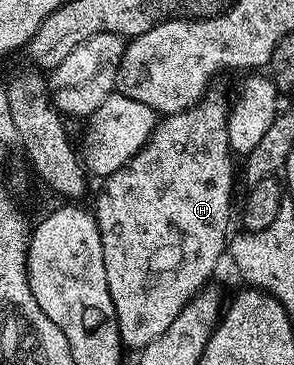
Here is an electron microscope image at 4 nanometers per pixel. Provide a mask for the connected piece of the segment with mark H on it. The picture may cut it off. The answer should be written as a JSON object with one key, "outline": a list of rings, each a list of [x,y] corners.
{"outline":[[[205,97],[177,115],[163,116],[153,129],[152,136],[148,138],[148,144],[132,158],[122,169],[103,180],[104,192],[96,199],[94,214],[96,224],[102,237],[102,257],[106,265],[106,285],[110,285],[110,301],[114,301],[114,313],[120,330],[120,341],[125,348],[141,347],[147,349],[152,346],[155,339],[160,339],[162,333],[170,329],[170,325],[176,323],[178,313],[188,304],[192,298],[205,286],[204,283],[212,275],[212,270],[220,263],[220,255],[225,254],[226,240],[229,238],[228,231],[228,209],[232,205],[232,160],[234,154],[231,145],[227,141],[227,117],[229,104],[220,99]]]}

